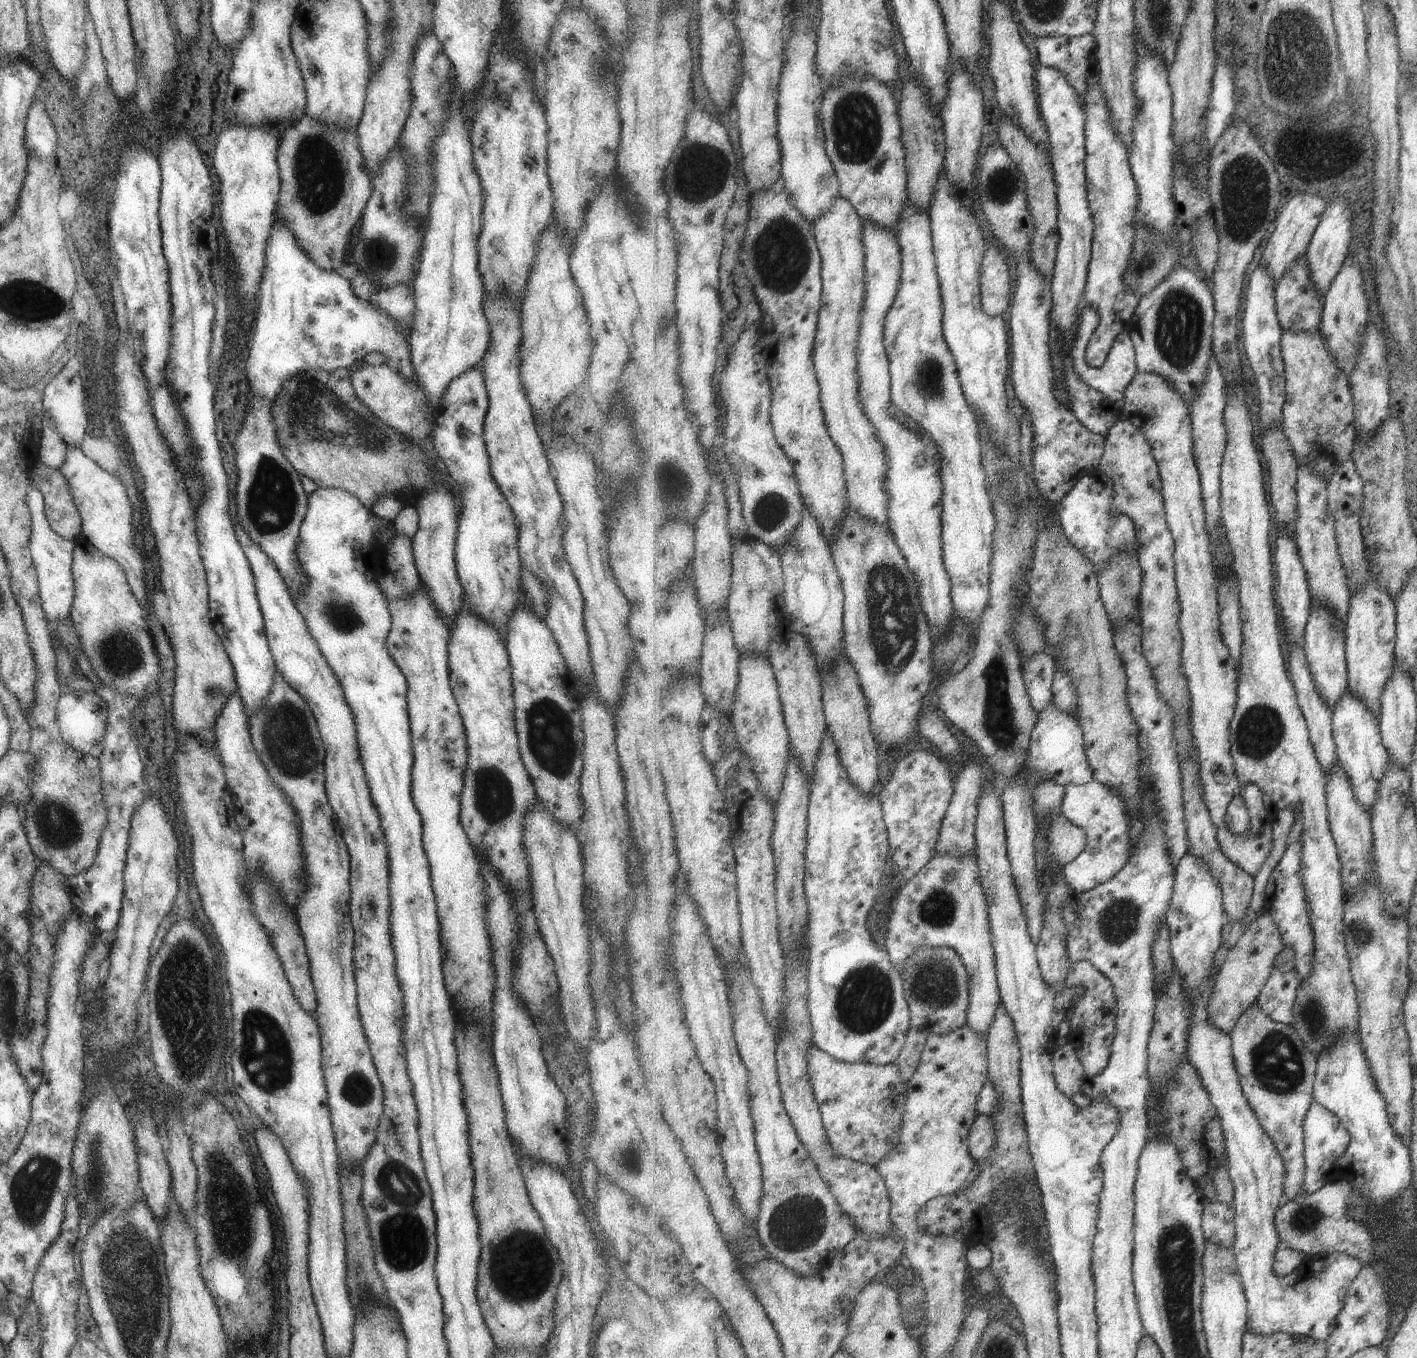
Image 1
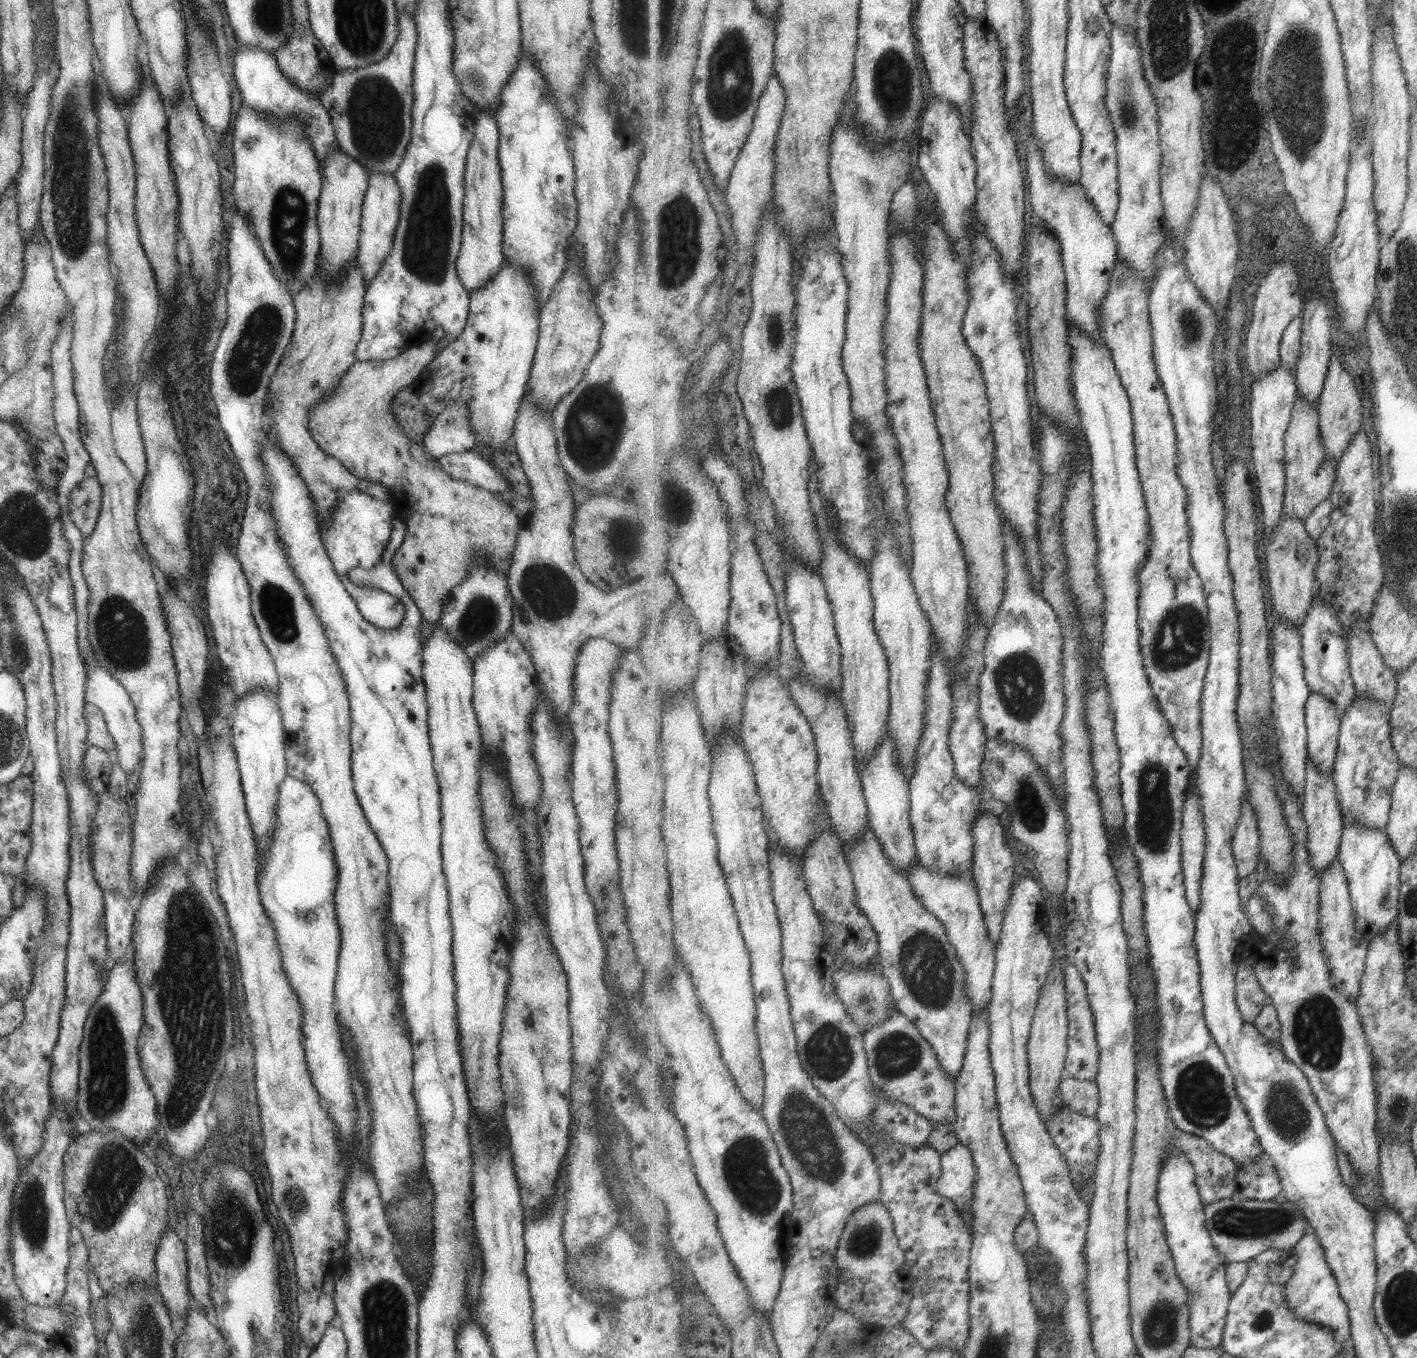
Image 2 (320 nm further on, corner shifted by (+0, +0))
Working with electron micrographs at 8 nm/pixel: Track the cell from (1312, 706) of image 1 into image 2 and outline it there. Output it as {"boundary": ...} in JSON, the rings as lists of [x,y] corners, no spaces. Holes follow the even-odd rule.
{"boundary":[[[1310,760],[1308,762],[1306,791],[1304,794],[1302,810],[1308,828],[1306,847],[1309,851],[1310,863],[1311,866],[1318,872],[1318,874],[1321,875],[1322,880],[1323,874],[1325,874],[1325,872],[1338,860],[1340,847],[1342,844],[1342,834],[1345,826],[1341,813],[1341,805],[1338,801],[1338,792],[1336,789],[1334,776],[1332,773],[1322,773],[1318,768],[1314,767],[1314,764],[1311,763]]]}

